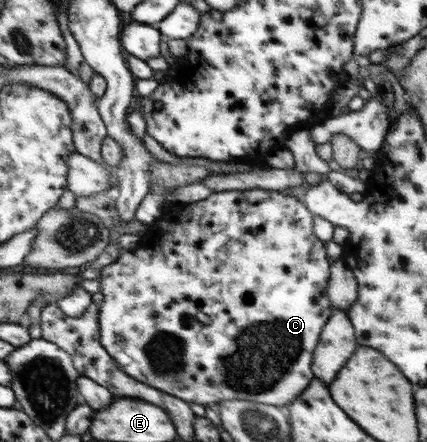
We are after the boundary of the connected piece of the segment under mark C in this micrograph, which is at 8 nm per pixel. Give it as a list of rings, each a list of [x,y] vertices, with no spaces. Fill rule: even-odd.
[[[253,188],[252,190],[228,190],[226,192],[218,191],[214,192],[214,194],[206,198],[206,200],[187,204],[175,203],[168,208],[165,214],[166,216],[164,216],[164,218],[160,218],[158,221],[158,226],[160,226],[160,228],[158,228],[158,234],[156,234],[156,240],[158,240],[158,244],[156,244],[156,252],[158,252],[158,254],[162,252],[162,254],[164,254],[164,260],[162,260],[162,258],[160,258],[160,260],[148,260],[148,262],[146,262],[146,266],[144,266],[144,258],[138,258],[138,249],[136,249],[134,252],[126,252],[123,250],[122,254],[118,256],[118,259],[103,267],[100,284],[101,292],[104,297],[99,314],[99,323],[101,324],[101,343],[103,344],[103,347],[112,355],[112,358],[116,359],[117,365],[127,375],[132,376],[132,378],[135,378],[136,380],[145,382],[158,390],[178,396],[178,398],[182,398],[182,400],[188,400],[188,402],[198,402],[198,404],[204,404],[204,406],[214,406],[214,404],[218,404],[218,402],[221,403],[222,401],[226,400],[244,399],[247,401],[256,401],[259,403],[271,404],[285,408],[291,402],[294,402],[298,397],[300,397],[304,390],[310,386],[310,382],[314,380],[314,374],[312,374],[312,358],[314,358],[318,343],[321,340],[322,331],[325,328],[326,323],[329,321],[334,309],[329,297],[329,291],[327,290],[331,277],[331,266],[333,264],[330,264],[328,261],[329,257],[328,254],[326,254],[326,244],[323,240],[319,240],[318,236],[314,234],[313,212],[308,206],[306,206],[303,198],[286,195],[286,192]],[[202,314],[204,314],[204,316],[208,316],[208,320],[210,320],[208,324],[200,320],[200,316],[202,316]]]

